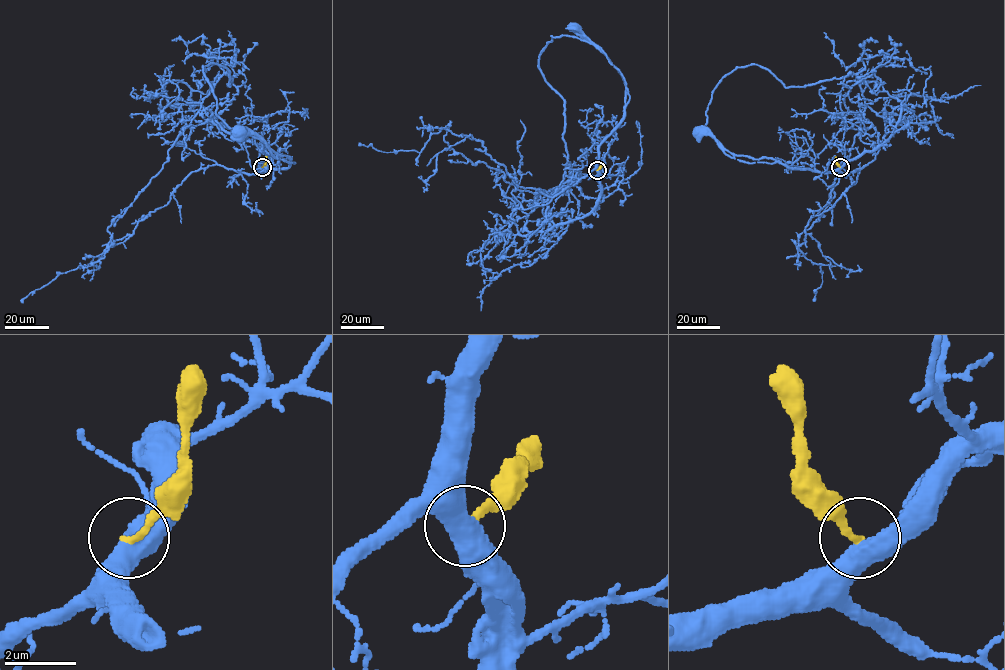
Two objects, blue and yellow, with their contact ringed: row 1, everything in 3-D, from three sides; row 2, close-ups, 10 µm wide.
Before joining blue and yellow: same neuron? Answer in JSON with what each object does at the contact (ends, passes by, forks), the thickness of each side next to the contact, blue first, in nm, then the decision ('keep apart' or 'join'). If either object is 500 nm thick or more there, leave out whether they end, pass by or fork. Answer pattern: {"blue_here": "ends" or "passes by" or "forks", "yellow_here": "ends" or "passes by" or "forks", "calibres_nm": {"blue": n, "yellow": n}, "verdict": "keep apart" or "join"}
{"calibres_nm": {"blue": 550, "yellow": 190}, "verdict": "keep apart"}

